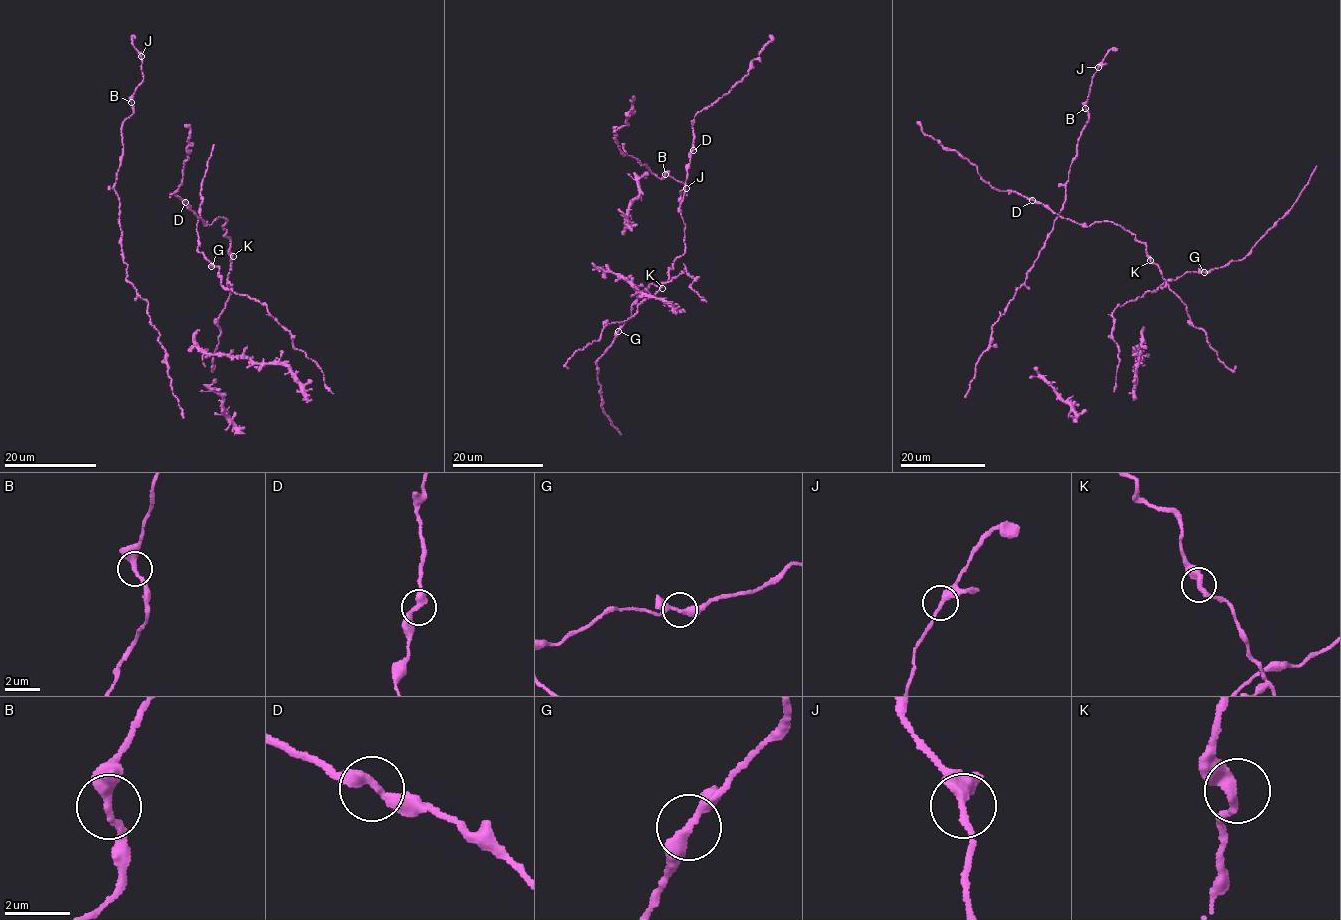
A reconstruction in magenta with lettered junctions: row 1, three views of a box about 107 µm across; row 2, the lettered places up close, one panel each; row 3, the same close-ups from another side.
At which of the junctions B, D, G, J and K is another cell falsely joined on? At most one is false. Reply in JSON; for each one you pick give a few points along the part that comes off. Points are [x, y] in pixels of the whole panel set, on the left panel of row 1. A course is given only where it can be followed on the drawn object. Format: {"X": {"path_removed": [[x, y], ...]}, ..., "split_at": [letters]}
{"split_at": []}

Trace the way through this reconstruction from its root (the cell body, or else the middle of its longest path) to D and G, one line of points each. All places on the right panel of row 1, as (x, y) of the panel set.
D: (1147, 254), (1144, 243), (1119, 225), (1098, 221), (1086, 226), (1061, 218), (1032, 200)
G: (1147, 254), (1166, 282), (1186, 272), (1204, 272)

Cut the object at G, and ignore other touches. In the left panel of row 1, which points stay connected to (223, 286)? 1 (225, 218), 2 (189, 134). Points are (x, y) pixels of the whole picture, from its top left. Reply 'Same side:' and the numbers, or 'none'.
Same side: 1, 2

